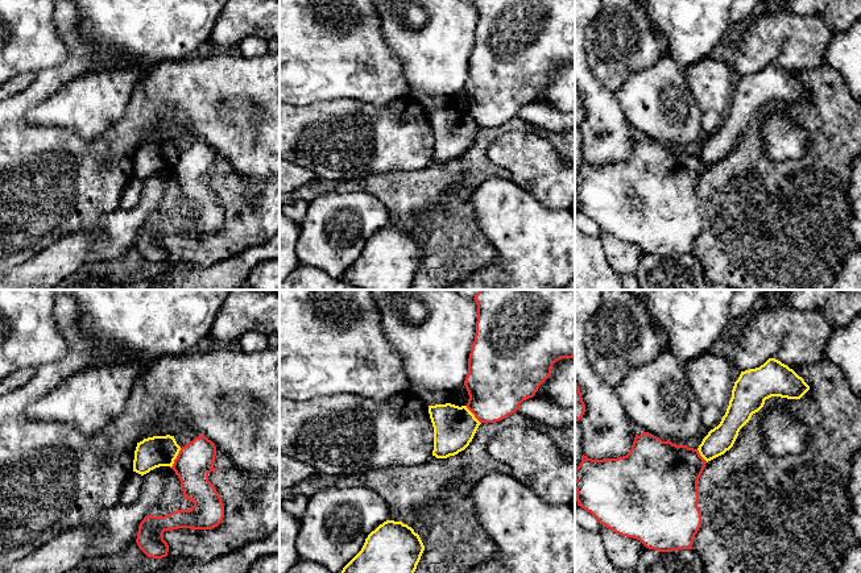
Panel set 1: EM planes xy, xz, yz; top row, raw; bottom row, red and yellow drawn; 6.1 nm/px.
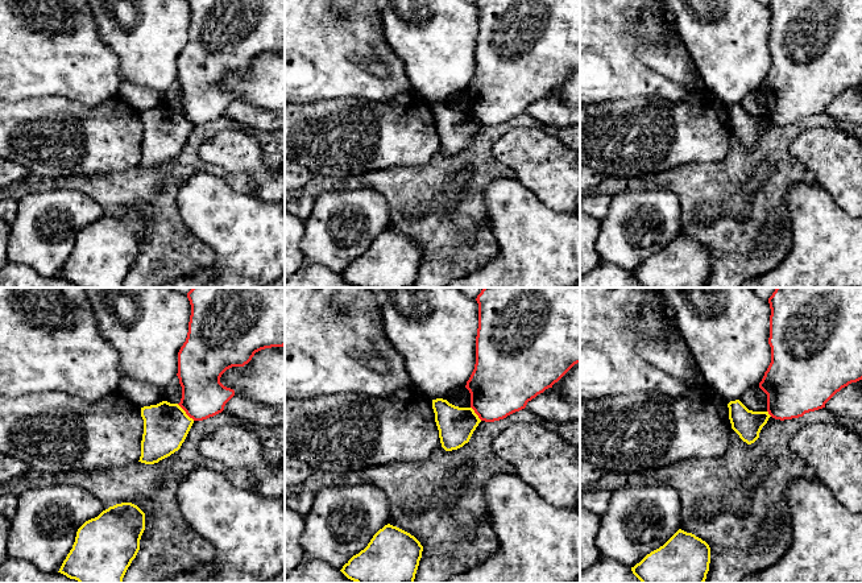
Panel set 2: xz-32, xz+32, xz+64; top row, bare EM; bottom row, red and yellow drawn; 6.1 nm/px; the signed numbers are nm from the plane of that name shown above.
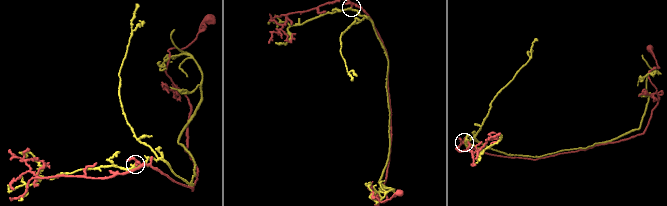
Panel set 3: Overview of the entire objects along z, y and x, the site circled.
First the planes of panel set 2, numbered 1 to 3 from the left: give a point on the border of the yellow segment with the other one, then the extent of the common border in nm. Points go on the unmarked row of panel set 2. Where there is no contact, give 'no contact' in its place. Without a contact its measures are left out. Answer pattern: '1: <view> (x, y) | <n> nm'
1: xz-32 (186, 118) | 150 nm
2: xz+32 (475, 116) | 110 nm
3: xz+64 (769, 118) | 50 nm

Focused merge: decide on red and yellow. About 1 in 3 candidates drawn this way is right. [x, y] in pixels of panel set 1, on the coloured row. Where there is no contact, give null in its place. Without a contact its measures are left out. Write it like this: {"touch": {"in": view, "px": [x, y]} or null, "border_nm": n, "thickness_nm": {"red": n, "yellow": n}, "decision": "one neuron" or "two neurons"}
{"touch": {"in": "xy", "px": [177, 457]}, "border_nm": 140, "thickness_nm": {"red": 220, "yellow": 190}, "decision": "two neurons"}

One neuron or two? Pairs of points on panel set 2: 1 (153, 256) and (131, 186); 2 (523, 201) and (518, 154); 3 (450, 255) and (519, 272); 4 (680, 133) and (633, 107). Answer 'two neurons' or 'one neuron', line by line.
1: one neuron
2: two neurons
3: two neurons
4: one neuron

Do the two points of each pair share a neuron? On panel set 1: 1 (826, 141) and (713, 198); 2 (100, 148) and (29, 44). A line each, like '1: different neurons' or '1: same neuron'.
1: same neuron
2: different neurons

